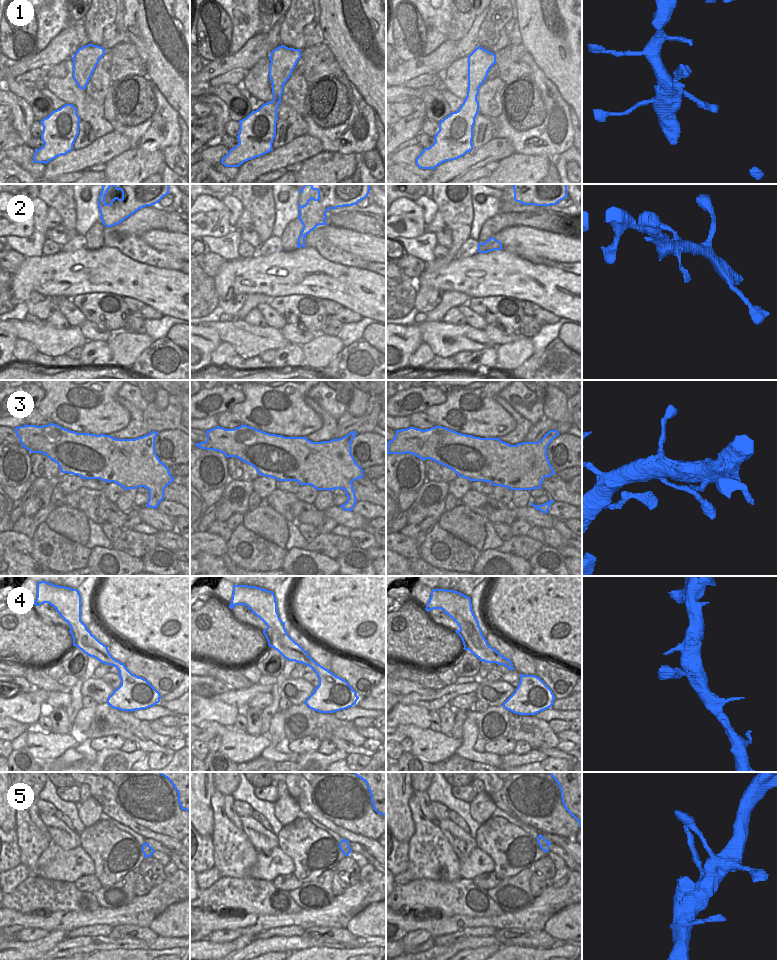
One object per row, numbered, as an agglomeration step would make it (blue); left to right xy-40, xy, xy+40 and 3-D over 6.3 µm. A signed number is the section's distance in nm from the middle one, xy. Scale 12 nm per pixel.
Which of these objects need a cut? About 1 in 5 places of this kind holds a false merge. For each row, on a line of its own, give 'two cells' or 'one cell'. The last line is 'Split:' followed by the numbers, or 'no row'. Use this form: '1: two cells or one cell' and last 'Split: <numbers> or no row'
1: one cell
2: one cell
3: one cell
4: one cell
5: one cell
Split: no row

